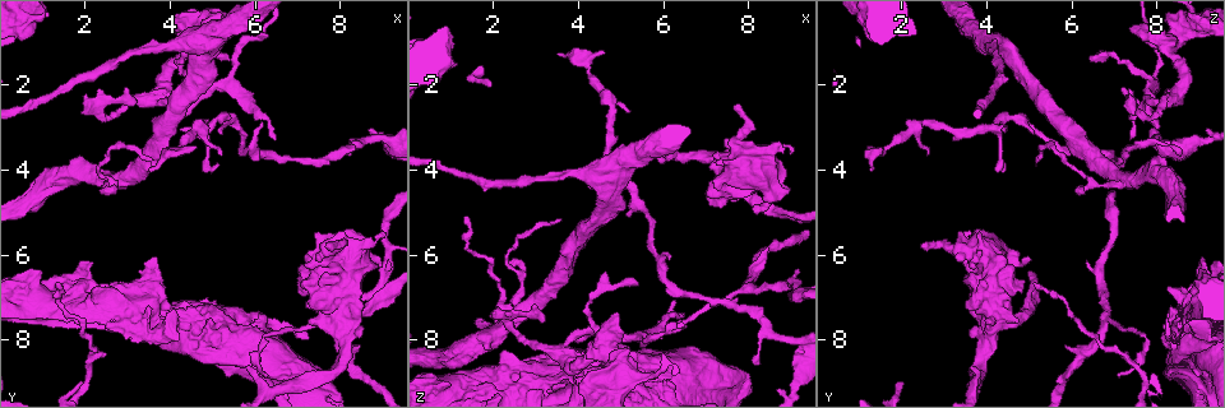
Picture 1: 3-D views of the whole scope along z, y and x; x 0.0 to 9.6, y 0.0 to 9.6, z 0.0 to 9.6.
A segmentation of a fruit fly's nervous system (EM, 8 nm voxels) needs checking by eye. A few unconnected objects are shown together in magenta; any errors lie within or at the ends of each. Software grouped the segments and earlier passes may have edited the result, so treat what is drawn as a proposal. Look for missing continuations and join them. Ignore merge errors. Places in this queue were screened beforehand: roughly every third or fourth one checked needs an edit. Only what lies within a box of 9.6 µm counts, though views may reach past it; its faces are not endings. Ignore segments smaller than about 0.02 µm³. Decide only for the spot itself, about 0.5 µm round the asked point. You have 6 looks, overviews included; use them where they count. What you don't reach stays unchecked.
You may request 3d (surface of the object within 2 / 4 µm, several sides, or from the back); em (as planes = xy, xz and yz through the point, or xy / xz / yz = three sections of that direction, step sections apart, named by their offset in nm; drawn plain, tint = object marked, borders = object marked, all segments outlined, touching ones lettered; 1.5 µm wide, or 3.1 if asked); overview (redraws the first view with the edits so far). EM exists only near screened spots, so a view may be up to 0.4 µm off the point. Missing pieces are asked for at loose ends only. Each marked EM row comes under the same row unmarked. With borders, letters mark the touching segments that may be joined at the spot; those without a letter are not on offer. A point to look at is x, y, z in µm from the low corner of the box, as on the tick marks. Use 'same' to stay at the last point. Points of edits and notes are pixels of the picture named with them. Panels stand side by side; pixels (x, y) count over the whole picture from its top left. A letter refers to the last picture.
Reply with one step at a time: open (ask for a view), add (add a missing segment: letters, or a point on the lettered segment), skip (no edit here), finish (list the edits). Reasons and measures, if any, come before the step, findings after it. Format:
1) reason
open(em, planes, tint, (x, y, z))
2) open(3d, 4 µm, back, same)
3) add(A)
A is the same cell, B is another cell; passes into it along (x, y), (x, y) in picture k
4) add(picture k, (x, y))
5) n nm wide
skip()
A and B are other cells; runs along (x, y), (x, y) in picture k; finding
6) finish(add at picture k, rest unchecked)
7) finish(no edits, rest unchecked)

thick end
open(em, planes, borders, (2.30, 6.85, 8.25))

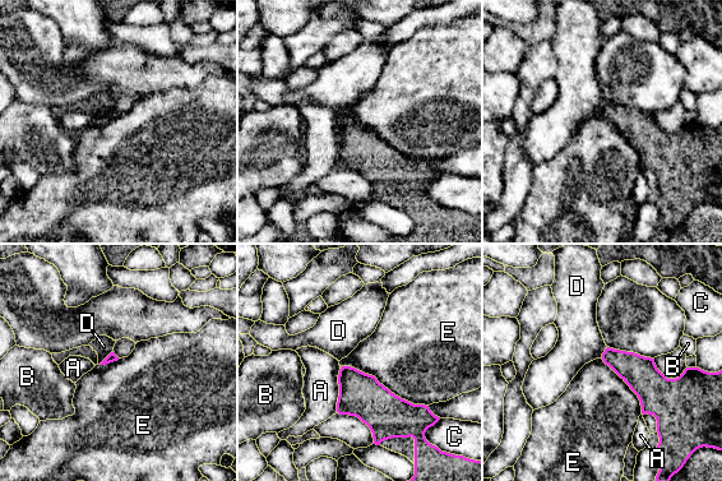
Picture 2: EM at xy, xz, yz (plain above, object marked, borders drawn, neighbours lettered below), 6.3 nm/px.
skip()
A, B, C, D and E are other cells; border along (342, 365), (427, 406) in picture 2; none of them fits

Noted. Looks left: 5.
tapers out
open(3d, 4 µm, (5.40, 1.45, 6.65))

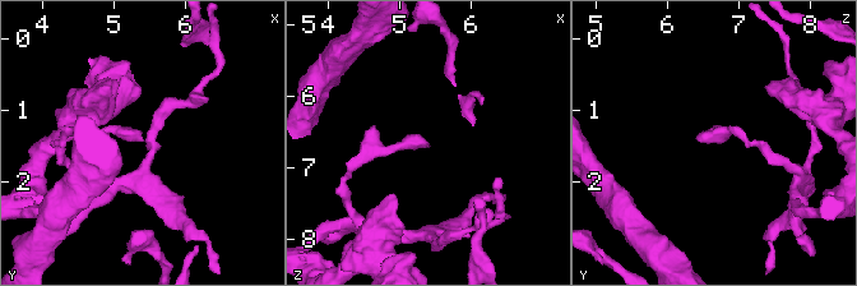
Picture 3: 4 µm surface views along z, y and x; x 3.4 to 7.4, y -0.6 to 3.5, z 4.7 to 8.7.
open(em, planes, borders, (5.40, 1.40, 6.65))

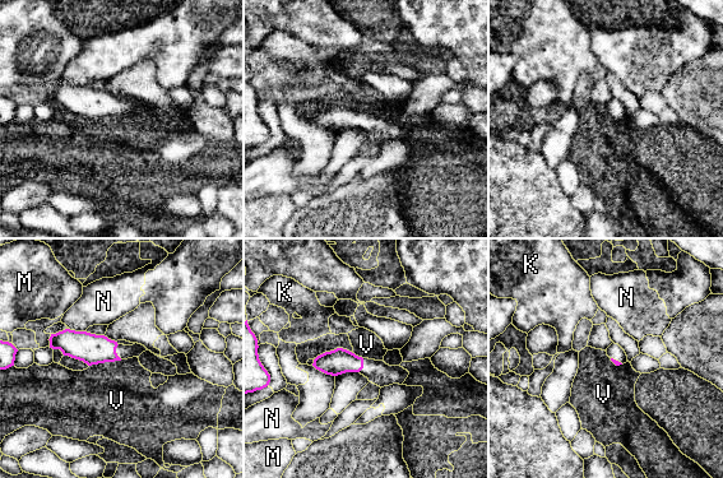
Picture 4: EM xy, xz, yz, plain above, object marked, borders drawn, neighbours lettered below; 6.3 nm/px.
V touches over 220 nm
skip()
K, M, N and V are other cells; border along (121, 360), (92, 363), (89, 366) in picture 4; no lettered segment goes on from it

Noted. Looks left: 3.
free end
open(3d, 2 µm, (8.15, 6.10, 5.05))

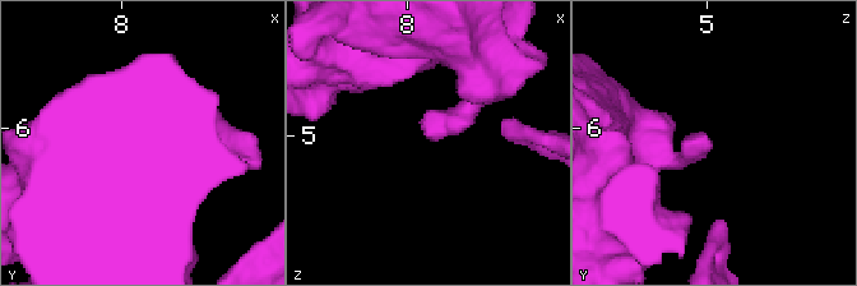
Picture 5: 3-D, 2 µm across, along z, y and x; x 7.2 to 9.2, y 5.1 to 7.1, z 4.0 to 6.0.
need the tissue
open(em, planes, borders, (8.12, 6.06, 5.02))

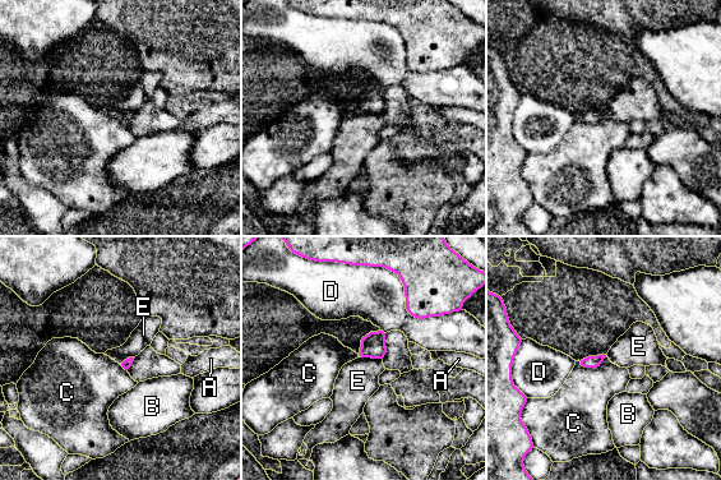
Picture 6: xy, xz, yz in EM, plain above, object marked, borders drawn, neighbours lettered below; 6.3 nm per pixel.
skip()
A, B, C, D and E are other cells; border along (361, 356), (382, 359) in picture 6; none of them fits

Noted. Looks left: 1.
finish(no edits, rest unchecked)

